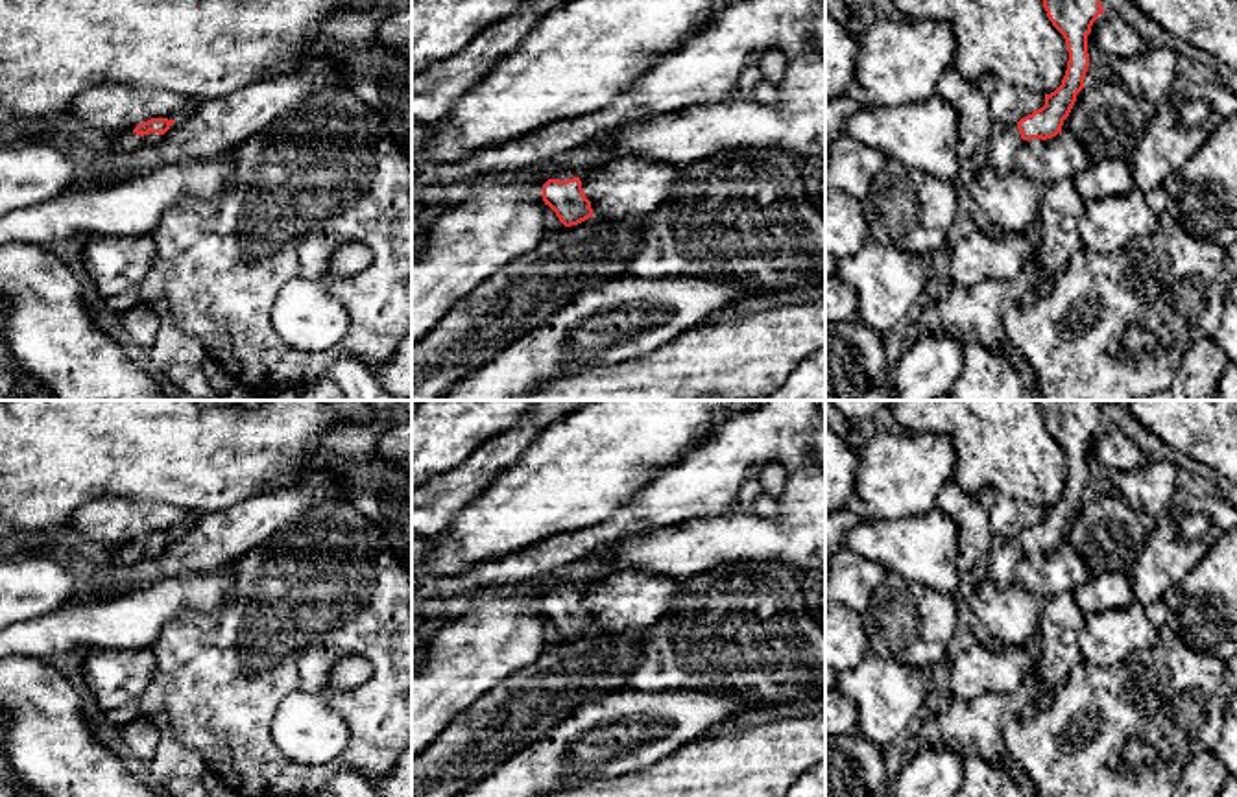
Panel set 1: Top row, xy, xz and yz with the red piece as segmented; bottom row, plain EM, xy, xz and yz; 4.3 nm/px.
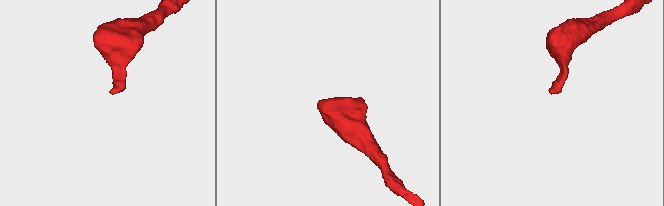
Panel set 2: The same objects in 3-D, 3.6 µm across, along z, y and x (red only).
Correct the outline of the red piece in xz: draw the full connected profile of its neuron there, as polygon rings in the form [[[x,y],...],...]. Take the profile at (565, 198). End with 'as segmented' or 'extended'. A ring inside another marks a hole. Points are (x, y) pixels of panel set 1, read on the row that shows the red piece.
[[[563,159],[541,166],[541,173],[548,177],[543,184],[543,201],[565,227],[578,225],[593,216],[591,201],[583,194],[580,177]]] | extended

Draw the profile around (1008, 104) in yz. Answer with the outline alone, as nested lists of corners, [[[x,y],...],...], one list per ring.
[[[984,74],[975,83],[988,98],[991,120],[997,129],[1014,127],[1021,118],[1045,105],[1045,94],[1010,85],[993,74]]]

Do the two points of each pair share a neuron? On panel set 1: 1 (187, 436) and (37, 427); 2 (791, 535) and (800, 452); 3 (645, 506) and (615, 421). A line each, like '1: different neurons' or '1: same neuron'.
1: same neuron
2: different neurons
3: different neurons

